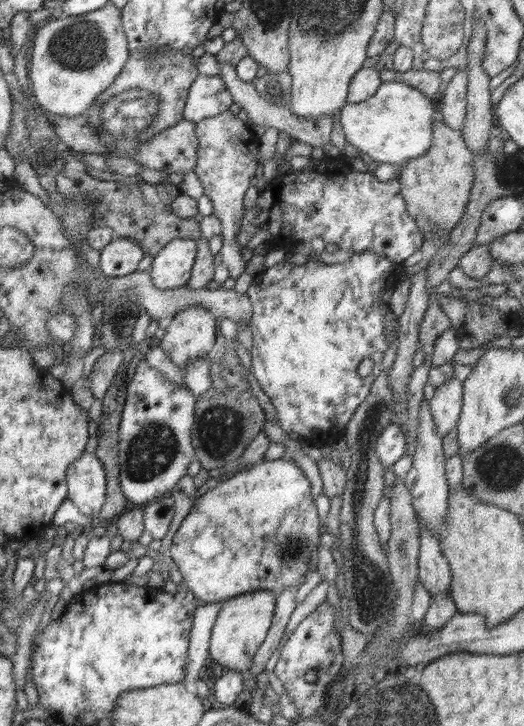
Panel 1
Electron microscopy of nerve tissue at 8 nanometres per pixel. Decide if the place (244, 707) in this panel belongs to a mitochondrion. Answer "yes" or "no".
no

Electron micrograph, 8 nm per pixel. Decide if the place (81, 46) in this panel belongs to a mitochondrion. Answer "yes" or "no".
yes

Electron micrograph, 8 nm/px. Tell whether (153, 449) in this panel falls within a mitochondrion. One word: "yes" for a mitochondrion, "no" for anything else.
yes

